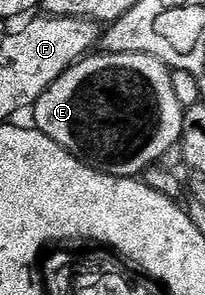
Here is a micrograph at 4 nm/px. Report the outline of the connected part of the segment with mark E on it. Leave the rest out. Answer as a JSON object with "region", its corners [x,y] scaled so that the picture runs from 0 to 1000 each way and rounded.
{"region":[[[522,180],[434,183],[366,214],[205,329],[185,329],[166,386],[171,441],[195,444],[244,478],[322,505],[424,566],[463,566],[527,593],[600,607],[698,597],[727,566],[766,563],[820,508],[854,502],[898,434],[898,359],[849,319],[839,241],[790,203],[727,186],[537,186]]]}

